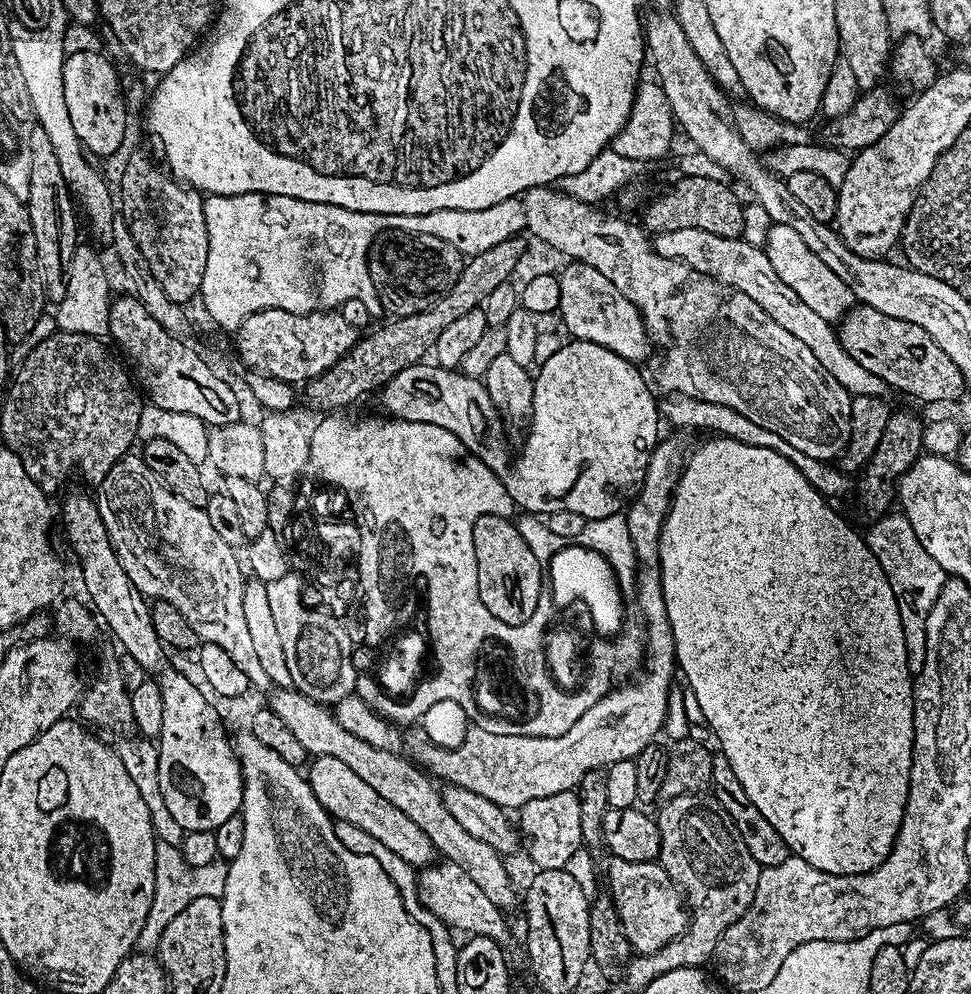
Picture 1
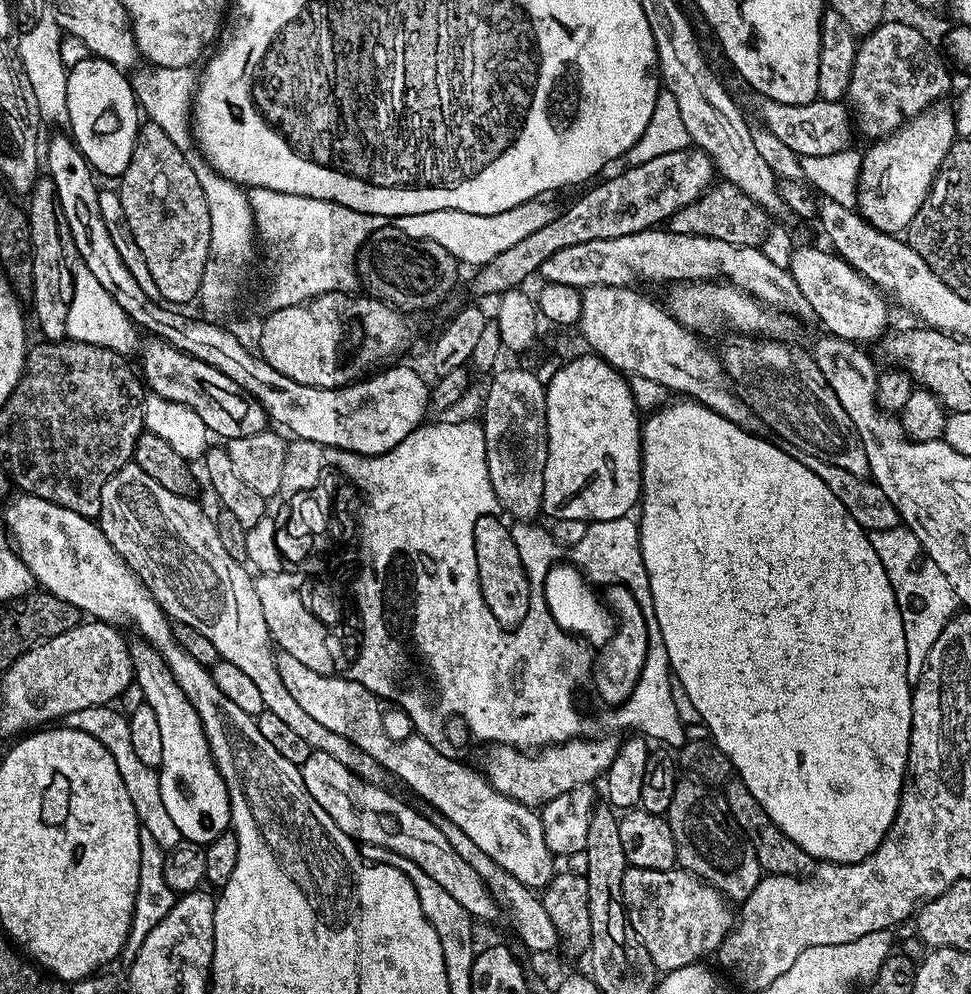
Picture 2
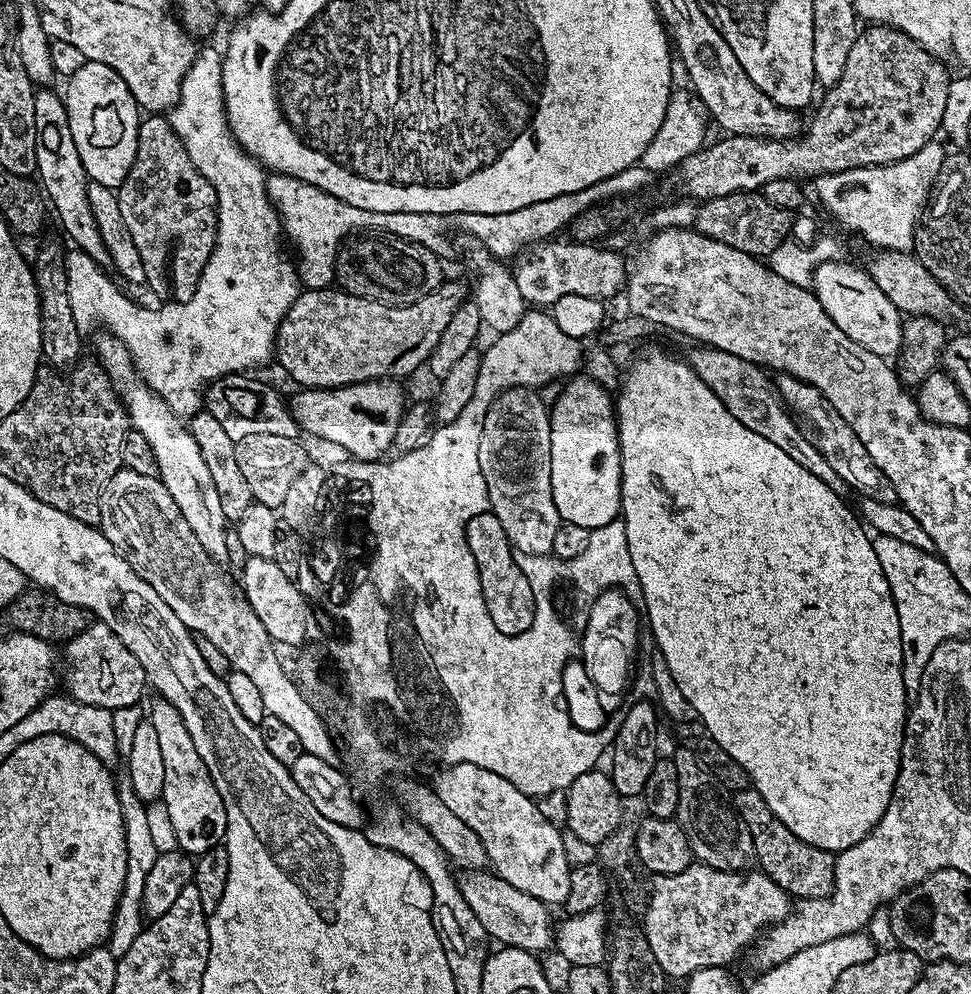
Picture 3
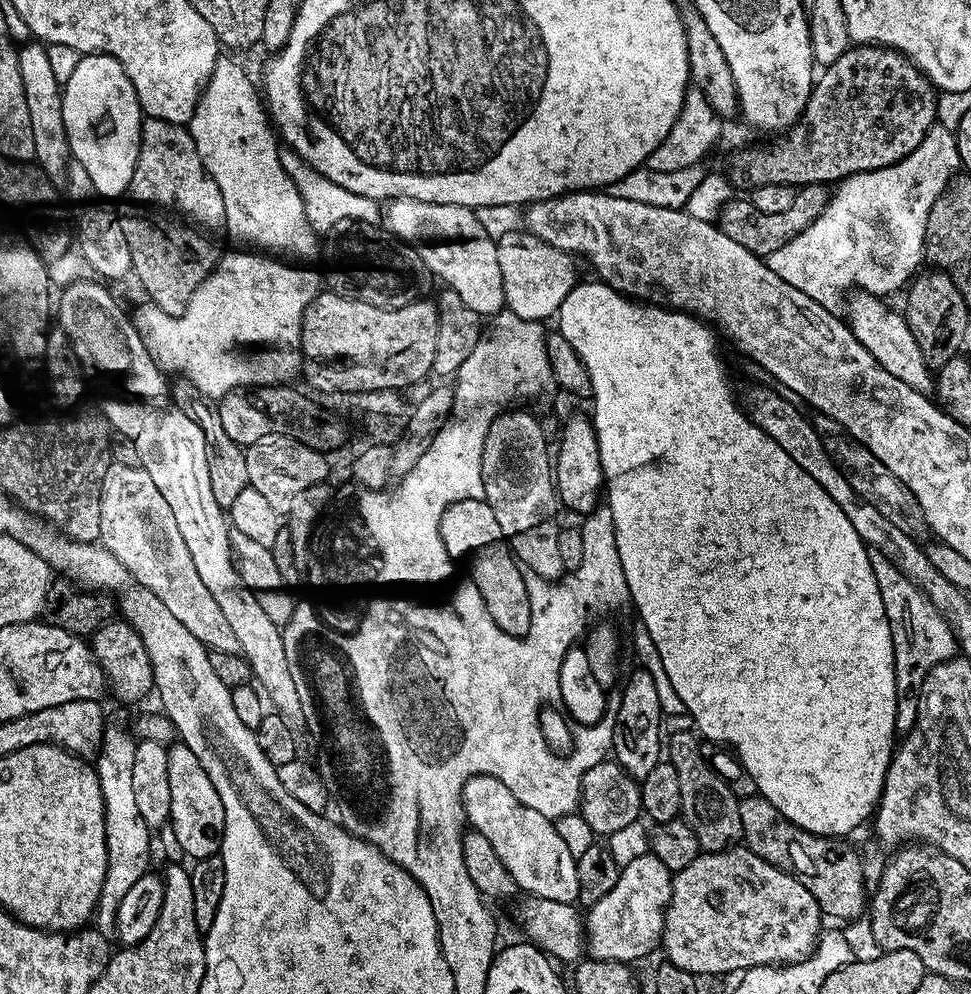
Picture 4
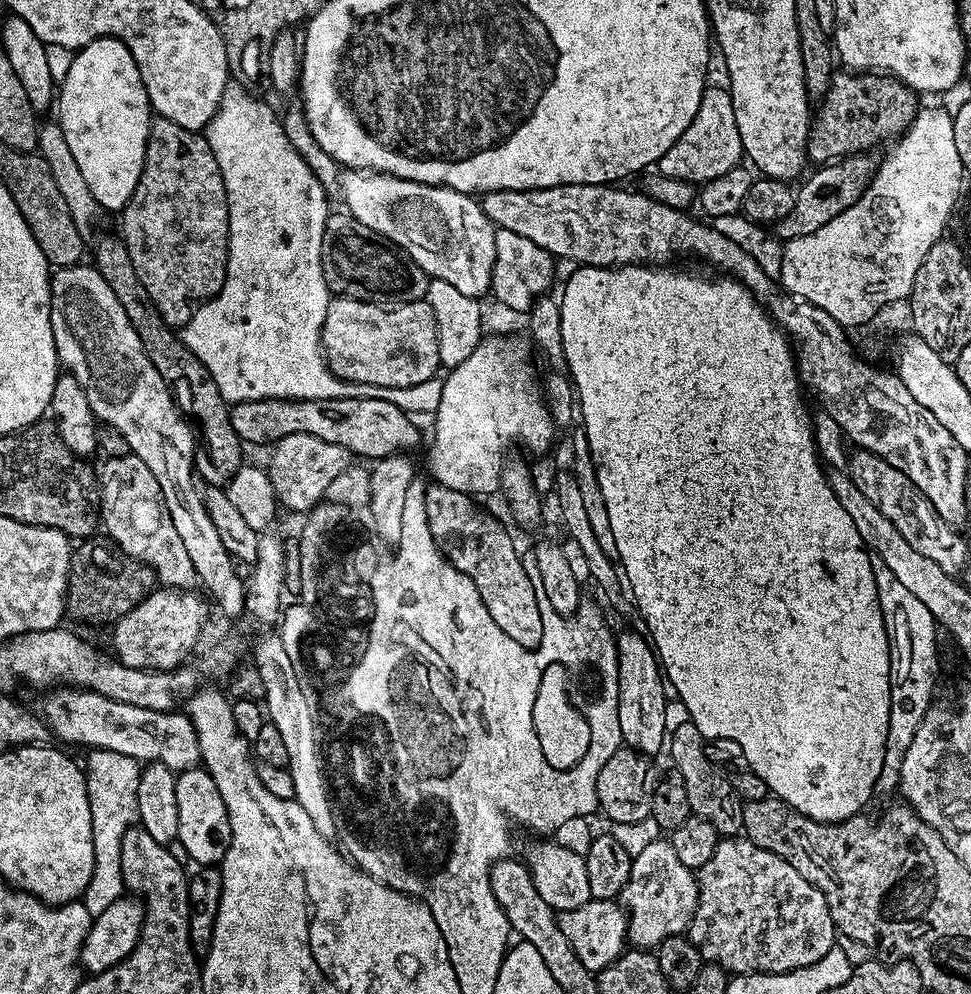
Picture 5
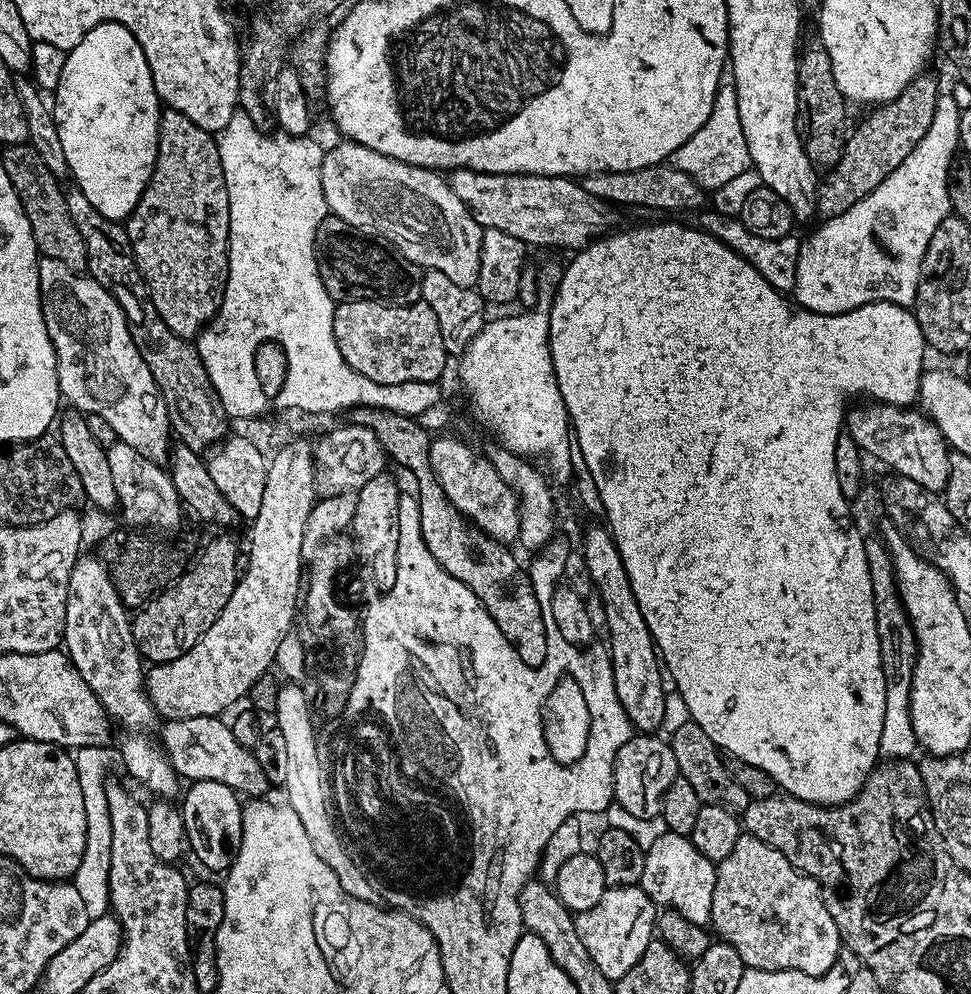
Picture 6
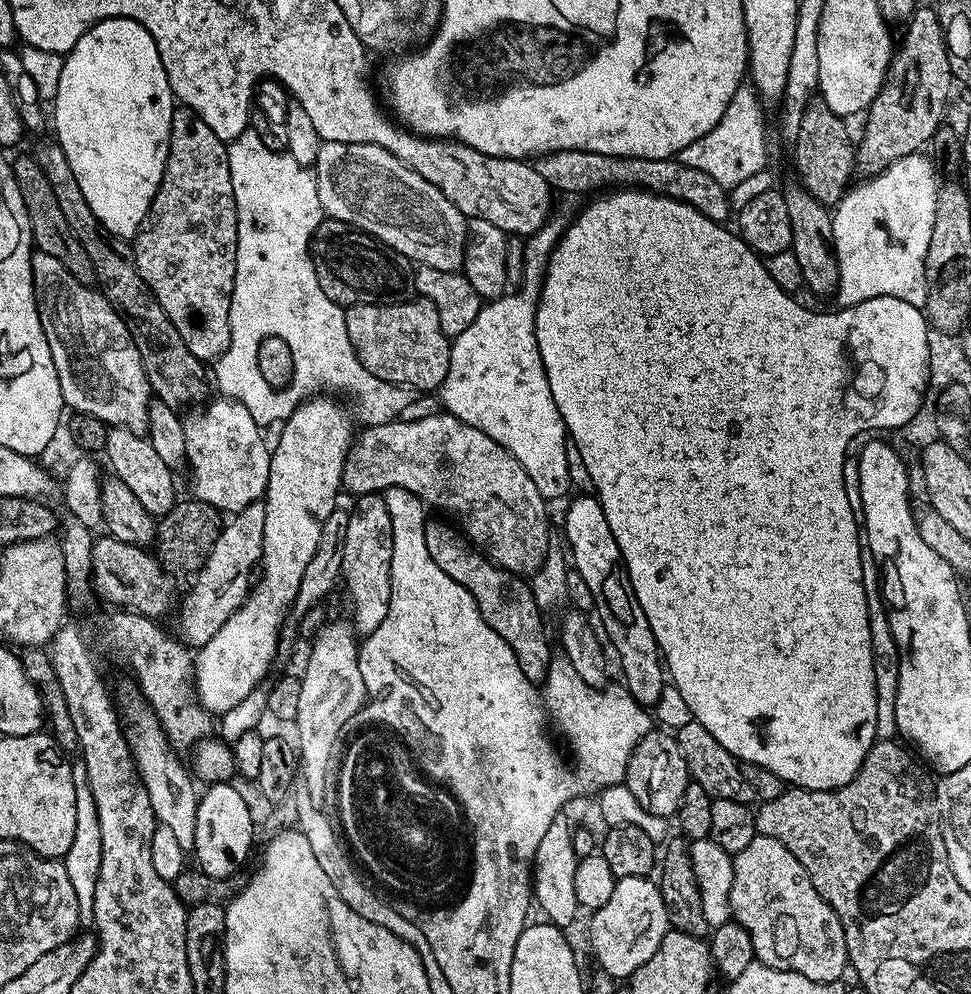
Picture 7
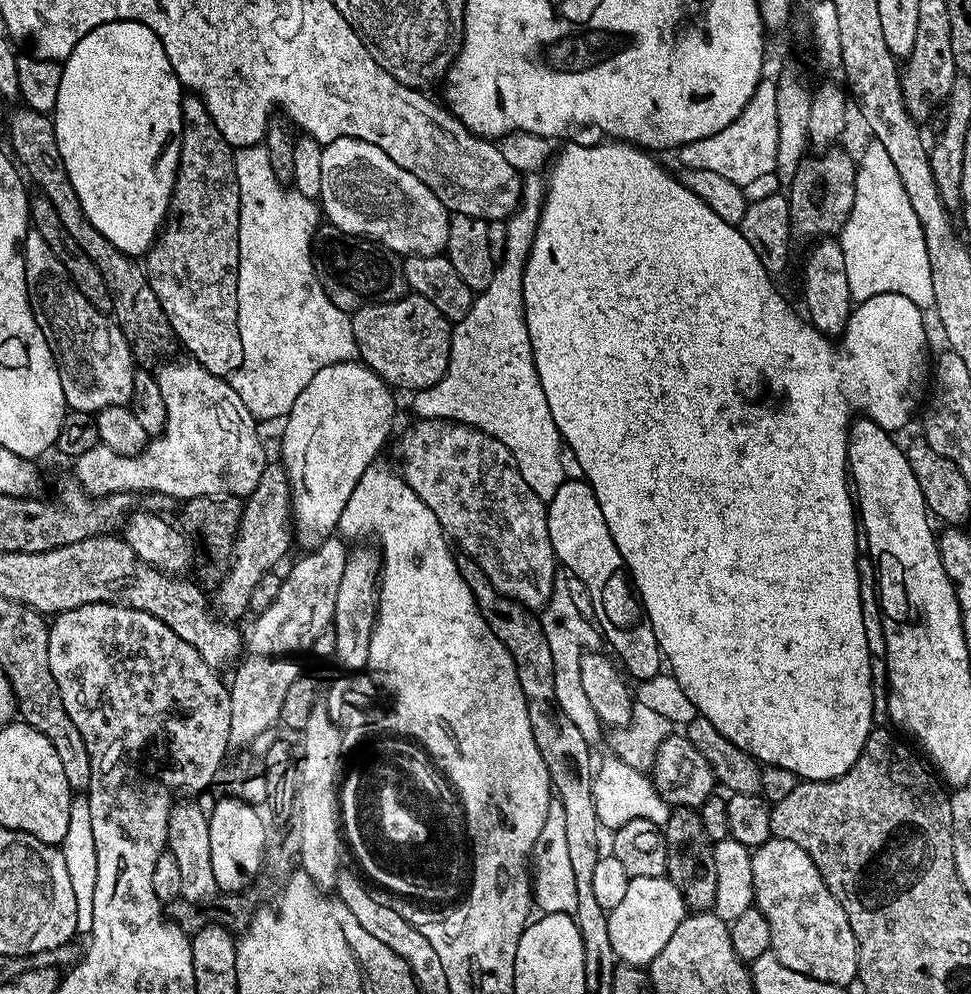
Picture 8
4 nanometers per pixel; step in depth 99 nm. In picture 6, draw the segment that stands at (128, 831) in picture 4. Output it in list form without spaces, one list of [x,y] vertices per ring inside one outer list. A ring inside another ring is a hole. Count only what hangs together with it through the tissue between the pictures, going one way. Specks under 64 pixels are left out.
[[[86,746],[75,749],[74,759],[78,770],[78,786],[82,786],[82,806],[86,806],[86,850],[82,850],[82,862],[78,862],[74,883],[86,906],[88,919],[93,920],[109,915],[112,903],[110,849],[114,834],[110,827],[110,802],[106,802],[106,786],[109,783],[108,771],[118,764],[118,752],[112,746]]]

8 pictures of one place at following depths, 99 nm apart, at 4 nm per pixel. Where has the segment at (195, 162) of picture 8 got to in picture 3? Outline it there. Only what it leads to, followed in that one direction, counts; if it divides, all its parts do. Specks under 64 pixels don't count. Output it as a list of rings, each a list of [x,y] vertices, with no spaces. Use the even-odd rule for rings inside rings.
[[[148,114],[141,119],[138,126],[138,142],[136,143],[136,153],[134,154],[134,162],[130,166],[130,174],[126,174],[126,178],[120,183],[120,187],[115,189],[118,207],[122,212],[123,221],[130,232],[130,237],[134,240],[134,245],[138,248],[138,255],[142,258],[142,266],[145,267],[145,278],[147,287],[152,287],[160,296],[171,297],[177,304],[184,304],[194,294],[194,290],[198,286],[198,282],[202,278],[202,270],[206,266],[206,262],[210,258],[210,254],[216,245],[216,191],[210,182],[206,182],[206,178],[202,174],[198,174],[198,170],[194,166],[194,162],[190,162],[190,154],[186,154],[186,146],[182,146],[182,142],[178,138],[178,134],[174,130],[171,119],[164,114]]]

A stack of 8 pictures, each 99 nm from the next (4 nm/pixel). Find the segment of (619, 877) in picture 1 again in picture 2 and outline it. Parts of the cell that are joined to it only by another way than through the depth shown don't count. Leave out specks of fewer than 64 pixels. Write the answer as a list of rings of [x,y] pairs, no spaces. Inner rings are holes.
[[[630,866],[622,878],[622,894],[634,934],[638,934],[642,946],[664,974],[697,963],[700,955],[713,955],[734,927],[733,905],[726,897],[679,866],[670,870]]]

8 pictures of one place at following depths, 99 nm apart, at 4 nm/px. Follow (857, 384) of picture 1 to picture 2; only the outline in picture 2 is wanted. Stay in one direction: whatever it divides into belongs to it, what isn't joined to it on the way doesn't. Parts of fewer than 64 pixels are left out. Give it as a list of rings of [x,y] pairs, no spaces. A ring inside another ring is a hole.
[[[664,226],[647,228],[622,238],[566,246],[566,250],[550,254],[550,258],[542,262],[538,276],[542,278],[541,281],[550,284],[574,286],[581,290],[590,286],[627,288],[639,285],[639,280],[666,280],[666,283],[672,284],[722,277],[766,306],[798,318],[813,317],[813,307],[799,290],[791,271],[775,265],[766,257],[763,249],[738,247],[718,239],[703,238],[702,235],[678,234]]]

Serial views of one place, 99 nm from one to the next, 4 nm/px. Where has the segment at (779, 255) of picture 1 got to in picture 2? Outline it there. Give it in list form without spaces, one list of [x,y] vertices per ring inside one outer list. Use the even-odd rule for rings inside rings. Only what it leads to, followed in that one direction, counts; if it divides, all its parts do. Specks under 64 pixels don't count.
[[[797,247],[792,253],[790,271],[799,290],[802,290],[802,294],[813,307],[813,317],[824,323],[825,333],[836,336],[839,340],[853,342],[876,342],[885,335],[889,327],[888,308],[884,305],[885,297],[865,276],[855,272],[835,252]]]

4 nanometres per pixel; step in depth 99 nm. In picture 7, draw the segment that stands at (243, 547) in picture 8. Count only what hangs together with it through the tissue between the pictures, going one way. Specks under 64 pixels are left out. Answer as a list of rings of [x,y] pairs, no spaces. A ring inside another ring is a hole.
[[[257,502],[246,506],[242,511],[235,513],[231,517],[232,520],[223,525],[218,534],[218,542],[214,542],[214,550],[210,550],[208,561],[202,566],[202,570],[197,572],[191,581],[192,589],[184,596],[184,601],[179,601],[178,612],[180,608],[180,632],[178,636],[181,641],[189,649],[198,650],[206,642],[210,642],[210,638],[214,638],[214,634],[218,634],[218,630],[222,630],[226,620],[230,618],[230,614],[234,614],[234,610],[238,610],[244,605],[244,599],[250,591],[250,580],[248,584],[248,575],[253,575],[254,569],[259,565],[260,556],[264,552],[264,522],[266,520],[266,510],[263,503]]]

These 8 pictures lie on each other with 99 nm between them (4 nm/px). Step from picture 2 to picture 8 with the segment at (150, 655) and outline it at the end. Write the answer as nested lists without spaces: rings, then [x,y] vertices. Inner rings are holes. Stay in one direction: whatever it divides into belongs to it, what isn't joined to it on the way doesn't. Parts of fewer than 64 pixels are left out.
[[[232,794],[217,802],[208,812],[210,826],[210,866],[214,866],[214,882],[221,893],[242,891],[260,871],[264,843],[269,829],[253,805]]]

